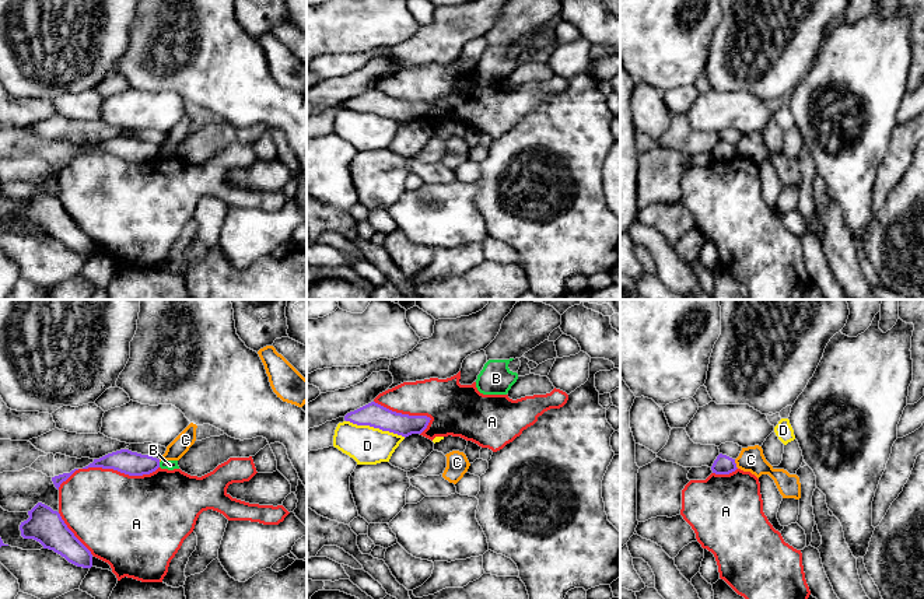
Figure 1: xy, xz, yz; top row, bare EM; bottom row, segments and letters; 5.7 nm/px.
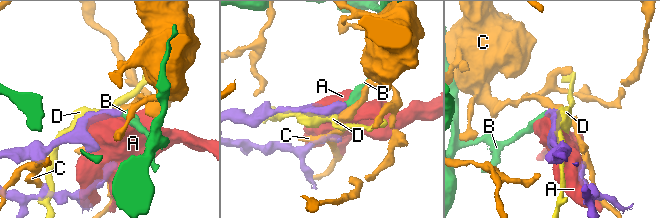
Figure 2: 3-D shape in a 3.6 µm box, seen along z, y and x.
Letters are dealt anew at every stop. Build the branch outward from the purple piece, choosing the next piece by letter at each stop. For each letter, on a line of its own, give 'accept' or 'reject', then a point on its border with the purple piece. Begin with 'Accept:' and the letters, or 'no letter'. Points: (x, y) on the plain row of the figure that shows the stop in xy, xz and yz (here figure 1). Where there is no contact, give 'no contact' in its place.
Accept: no letter
A: reject | xy (121, 158)
B: reject | xy (158, 151)
C: reject | yz (735, 150)
D: reject | xz (375, 114)

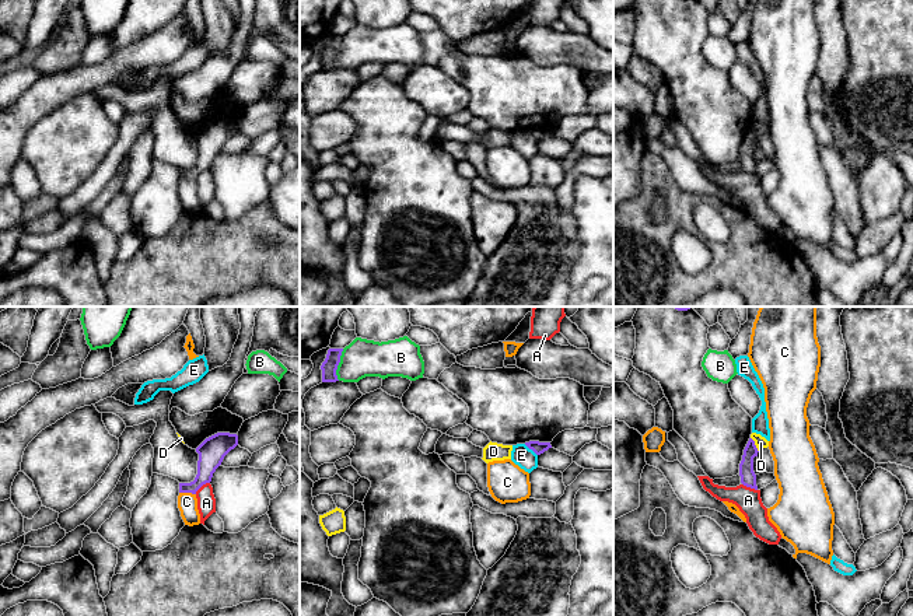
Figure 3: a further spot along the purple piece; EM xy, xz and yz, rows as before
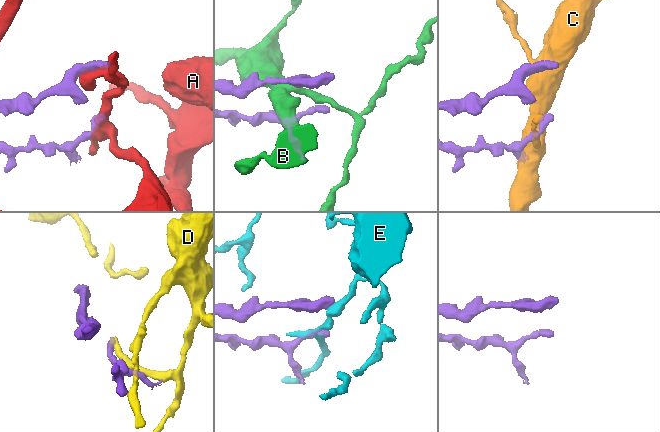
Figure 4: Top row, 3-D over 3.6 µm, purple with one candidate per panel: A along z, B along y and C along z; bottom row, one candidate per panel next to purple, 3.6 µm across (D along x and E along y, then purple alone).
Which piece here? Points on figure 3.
Accept: no letter
A: reject | xy (202, 171)
B: reject | xz (338, 51)
C: reject | xy (188, 178)
D: reject | yz (754, 130)
E: reject | xz (531, 135)

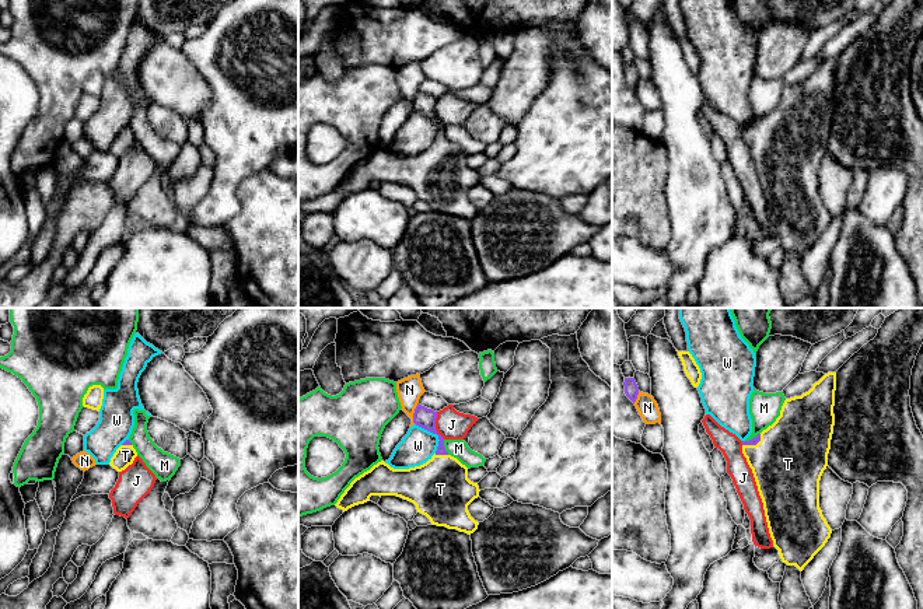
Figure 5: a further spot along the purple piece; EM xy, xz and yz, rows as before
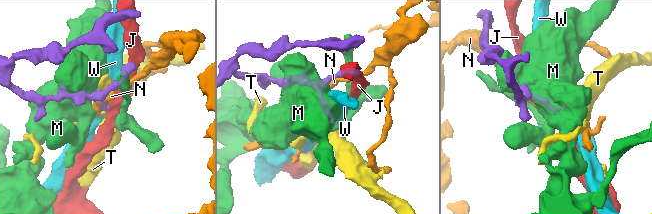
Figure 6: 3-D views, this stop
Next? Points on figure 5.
Accept: T
J: reject | xz (434, 112)
M: reject | xz (444, 133)
N: reject | xz (413, 100)
T: accept | xz (441, 140)
W: reject | xz (434, 119)

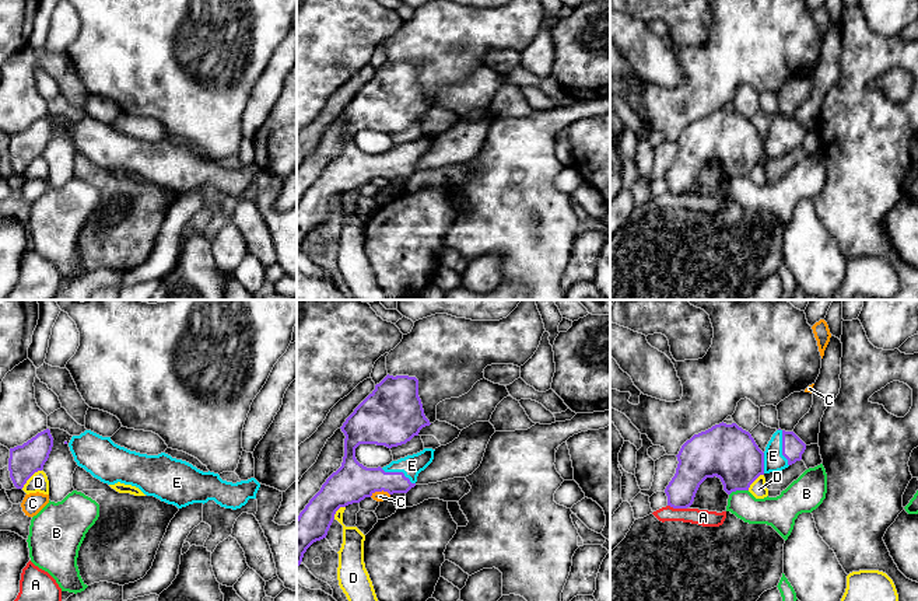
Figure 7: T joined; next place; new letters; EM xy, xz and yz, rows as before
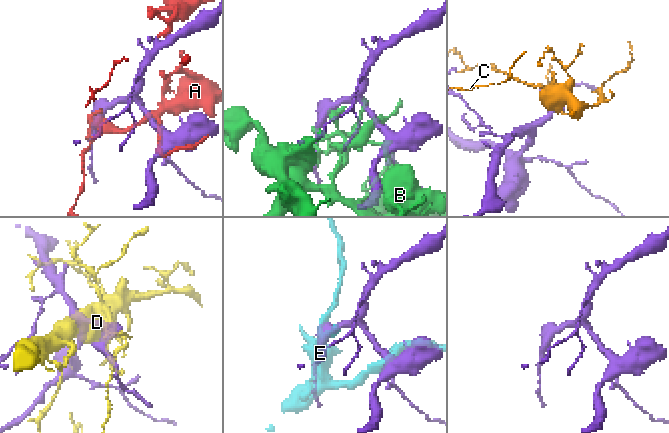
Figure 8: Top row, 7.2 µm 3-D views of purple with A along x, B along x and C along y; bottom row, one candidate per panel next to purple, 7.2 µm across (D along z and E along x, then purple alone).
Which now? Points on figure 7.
Accept: E
A: reject | yz (678, 194)
B: reject | yz (738, 175)
C: reject | xz (379, 177)
D: reject | xy (30, 163)
E: accept | yz (782, 133)

